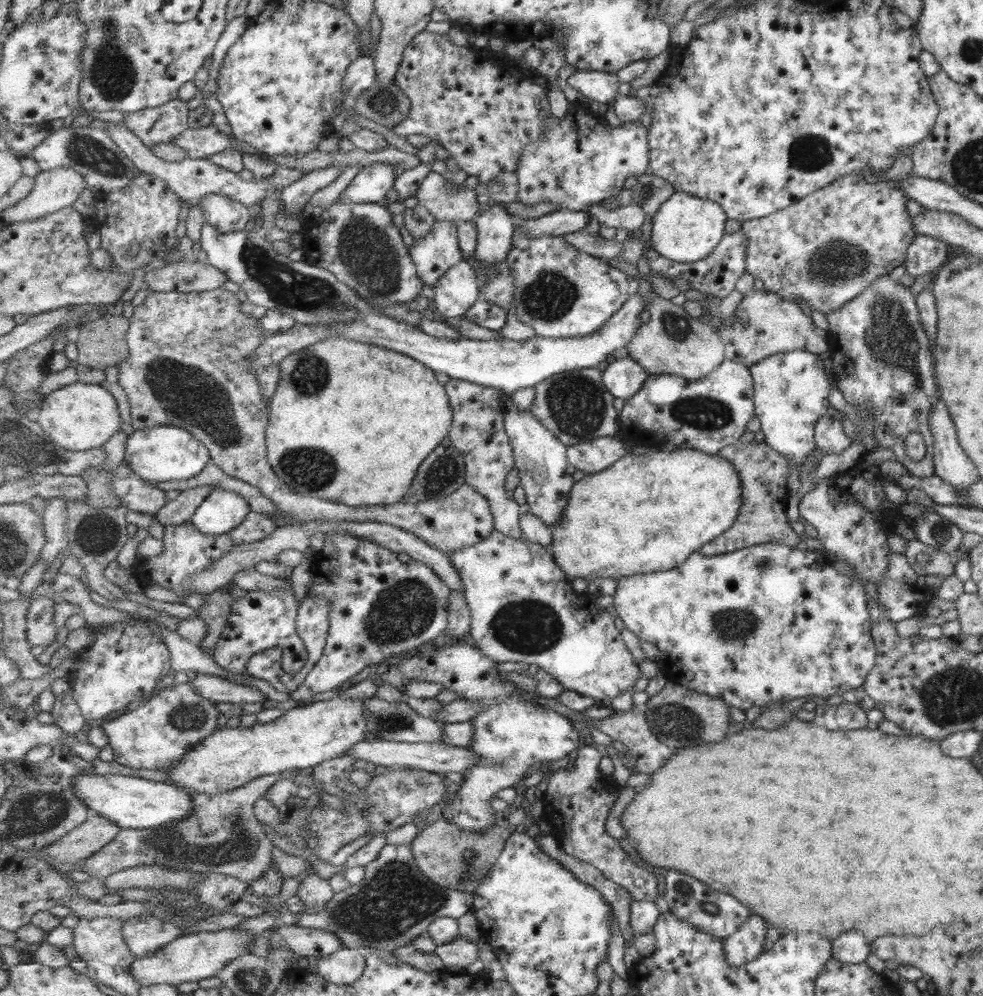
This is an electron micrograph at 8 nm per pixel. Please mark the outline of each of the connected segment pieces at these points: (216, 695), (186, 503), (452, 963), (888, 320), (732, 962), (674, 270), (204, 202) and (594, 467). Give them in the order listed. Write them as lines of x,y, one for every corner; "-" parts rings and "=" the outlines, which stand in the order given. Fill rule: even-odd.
201,674
192,682
192,687
203,698
208,698
218,704
221,702
253,704
254,702
268,700
265,693
261,693
256,687
235,684
219,675
=
199,486
195,489
183,491
176,499
169,501
167,506
163,506
154,517
164,528
179,526
186,521
189,522
195,516
197,510
201,508
201,504
215,490
219,489
=
459,936
447,944
439,944
434,954
441,958
446,968
457,968
463,972
464,968
479,960
479,947
478,943
=
885,274
885,276
877,278
877,280
873,280
873,282
867,285
856,297
844,302
839,309
828,312
825,315
825,318
828,326
828,330
825,333
829,351
828,358
831,360
832,364
832,378
836,382
836,386
839,389
839,392
842,394
842,397
845,399
845,402
854,407
860,406
860,408
866,408
868,412
872,412
872,414
874,414
874,439
876,440
876,444
878,444
878,446
881,448
889,448
889,450
892,450
894,456
893,459
900,462
906,468
909,475
913,475
918,478
931,477
931,475
933,475
934,466
932,463
932,436
928,425
928,412
936,403
936,400
938,400
938,392
936,390
932,374
933,360
929,350
930,342
927,340
927,335
921,326
916,302
914,301
912,292
909,290
909,288
897,284
895,281
889,278
888,274
-
895,394
899,394
900,401
895,401
-
910,432
917,432
917,434
920,434
926,448
923,459
916,462
911,461
911,459
905,455
905,451
903,451
903,439
=
753,915
743,922
735,933
724,937
724,956
729,966
742,966
761,954
765,930
762,917
=
740,228
735,232
725,232
716,248
707,257
700,258
692,263
675,262
670,258
665,258
650,245
646,255
648,267
652,274
661,274
661,277
669,282
675,279
684,279
689,282
691,290
711,294
716,300
722,299
734,289
737,280
746,272
745,255
747,241
745,241
745,238
746,236
=
208,194
199,200
209,224
221,232
241,232
249,224
250,207
223,194
=
602,436
589,442
568,446
568,461
585,474
593,474
613,466
629,454
623,437

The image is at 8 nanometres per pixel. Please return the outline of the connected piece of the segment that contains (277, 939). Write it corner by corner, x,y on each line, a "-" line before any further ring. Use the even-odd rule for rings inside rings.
281,925
269,938
269,950
276,946
288,946
301,957
324,957
344,948
341,939
332,932
305,928
297,925

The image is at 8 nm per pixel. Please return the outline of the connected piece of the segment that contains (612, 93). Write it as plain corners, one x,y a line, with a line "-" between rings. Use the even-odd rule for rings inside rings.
577,70
567,82
572,88
582,93
586,100
596,100
603,104
608,104
620,94
619,84
621,82
617,73

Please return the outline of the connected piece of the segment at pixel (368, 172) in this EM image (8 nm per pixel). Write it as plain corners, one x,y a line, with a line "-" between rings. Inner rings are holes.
375,163
361,167
359,172
341,192
346,203
381,203
388,202
387,194
396,184
393,165

